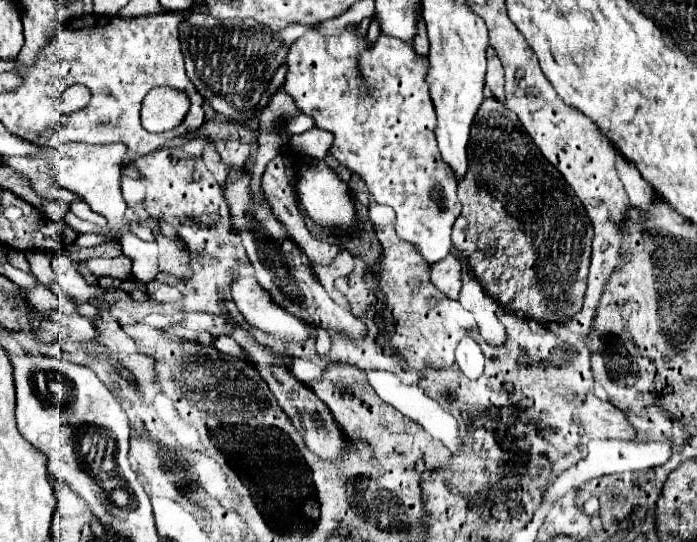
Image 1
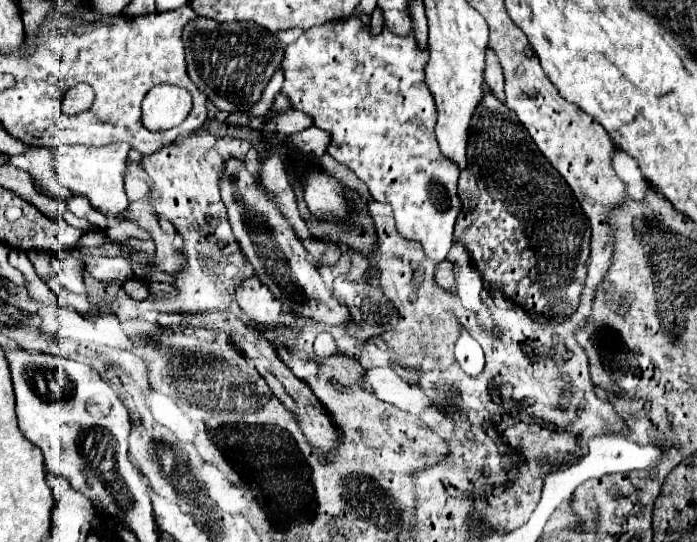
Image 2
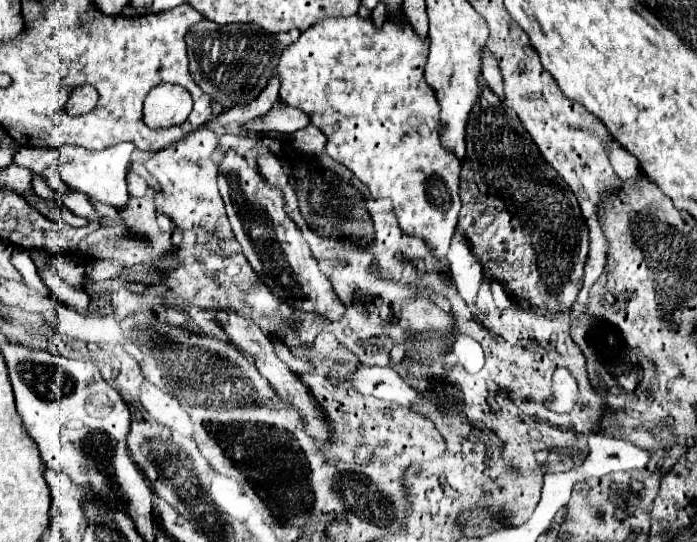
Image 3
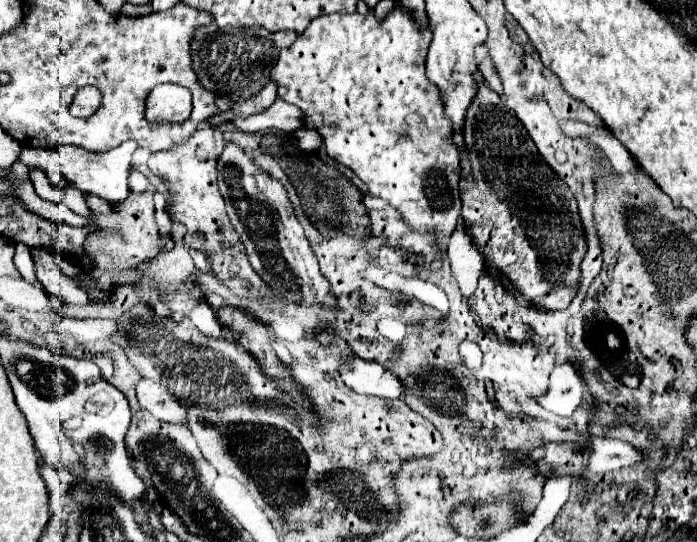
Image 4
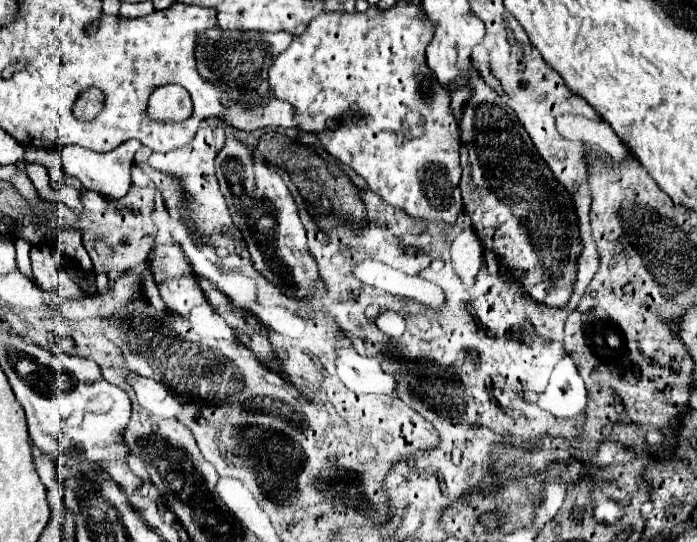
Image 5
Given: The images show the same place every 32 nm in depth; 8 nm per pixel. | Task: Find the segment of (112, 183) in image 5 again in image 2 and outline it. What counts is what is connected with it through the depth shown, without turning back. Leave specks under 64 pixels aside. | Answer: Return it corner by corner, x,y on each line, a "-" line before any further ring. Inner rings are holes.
124,142
94,148
94,146
82,146
82,144
68,144
52,150
56,172
60,178
60,184
72,190
76,196
88,198
94,210
108,216
110,226
116,226
128,208
128,200
124,194
124,172
126,172
126,158
128,158
130,146

